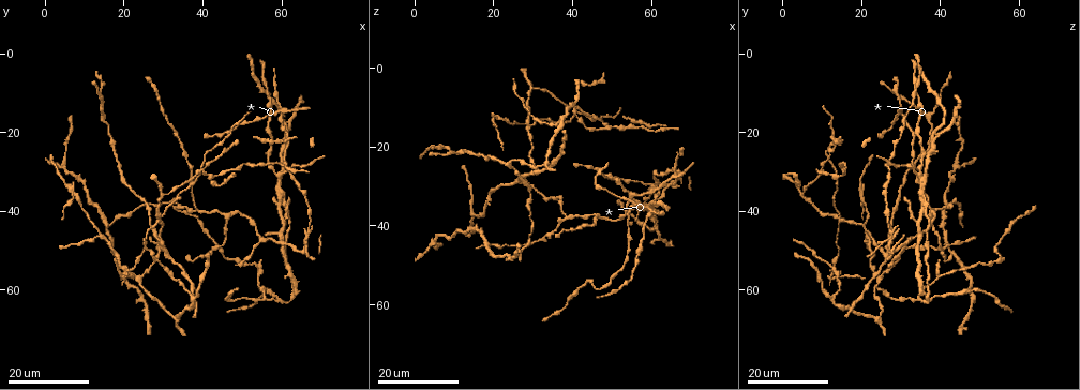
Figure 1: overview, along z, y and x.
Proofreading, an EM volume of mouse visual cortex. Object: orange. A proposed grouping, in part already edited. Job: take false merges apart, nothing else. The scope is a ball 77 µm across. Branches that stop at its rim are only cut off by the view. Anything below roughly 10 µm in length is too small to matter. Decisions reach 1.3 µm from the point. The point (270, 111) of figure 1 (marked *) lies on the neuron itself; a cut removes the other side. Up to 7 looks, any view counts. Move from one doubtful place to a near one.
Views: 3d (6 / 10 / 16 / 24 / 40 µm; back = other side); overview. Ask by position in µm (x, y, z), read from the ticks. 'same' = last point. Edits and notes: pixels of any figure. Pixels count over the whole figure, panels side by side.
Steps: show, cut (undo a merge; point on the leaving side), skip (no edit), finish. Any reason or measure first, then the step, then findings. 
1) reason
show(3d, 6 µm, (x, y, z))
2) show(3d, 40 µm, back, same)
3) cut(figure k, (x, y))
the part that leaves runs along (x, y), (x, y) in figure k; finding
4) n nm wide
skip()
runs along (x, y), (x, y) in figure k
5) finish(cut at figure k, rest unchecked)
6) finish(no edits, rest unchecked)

three-way junction
show(3d, 16 µm, (38.5, 39.5, 37.5))

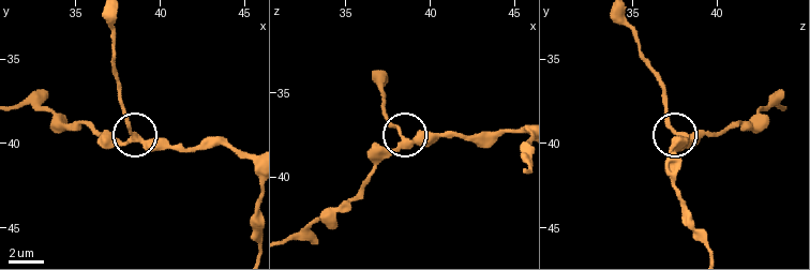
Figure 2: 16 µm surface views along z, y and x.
show(3d, 10 µm, (38.3, 39.6, 37.8))

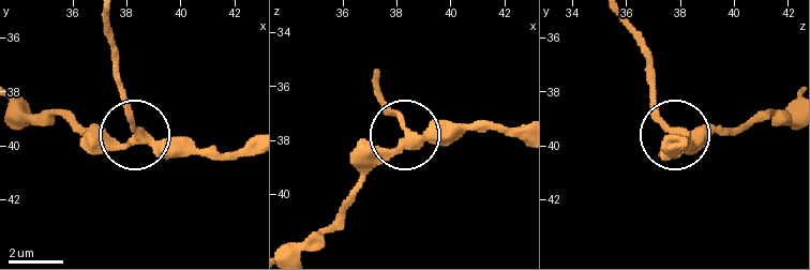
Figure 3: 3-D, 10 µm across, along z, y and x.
3 arms
skip()
runs along (251, 147), (230, 154), (154, 151), (136, 133), (116, 80) in figure 3; all the same neuron

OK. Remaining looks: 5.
thick turns thin
show(3d, 16 µm, (17.5, 42.0, 45.0))

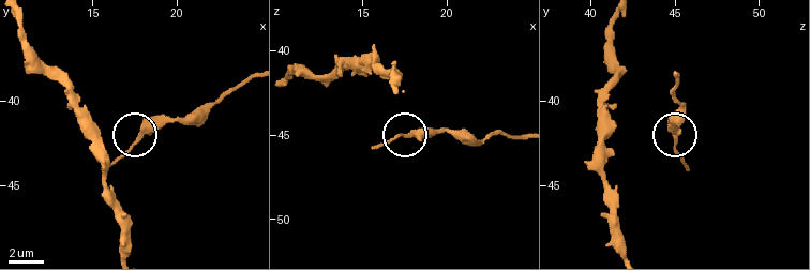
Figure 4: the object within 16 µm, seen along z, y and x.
show(3d, 10 µm, (17.9, 42.0, 45.0))

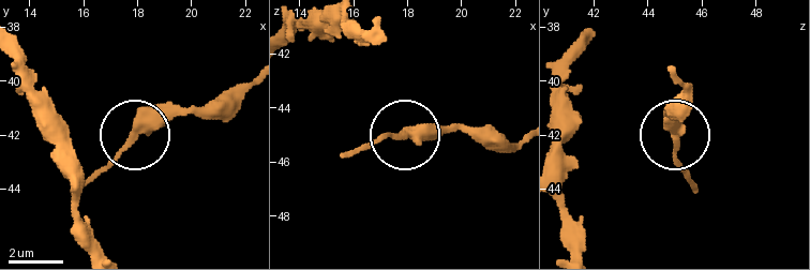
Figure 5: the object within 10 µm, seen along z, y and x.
skip()
one neuron here

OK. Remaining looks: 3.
three-way junction
show(3d, 24 µm, (29.0, 41.5, 14.5))

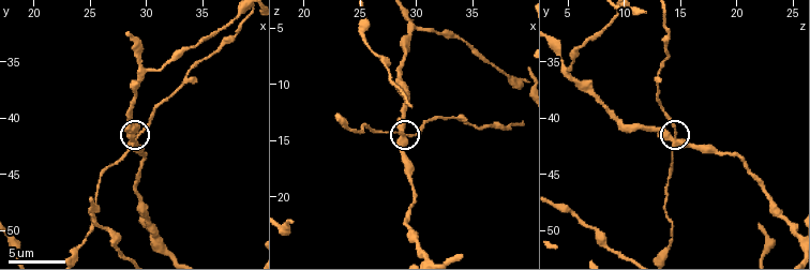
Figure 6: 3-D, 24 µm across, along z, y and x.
closer look
show(3d, 10 µm, (29.2, 41.6, 14.6))

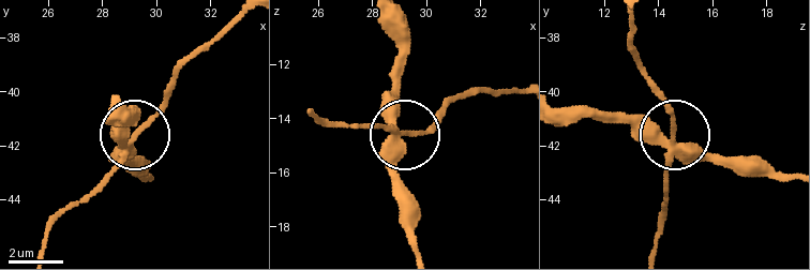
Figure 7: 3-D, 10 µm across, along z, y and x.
side arm 43 µm; 3 arms
cut(figure 7, (150, 116))
two neurons meet here

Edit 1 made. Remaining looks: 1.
finish(cut at figure 7, rest unchecked)

